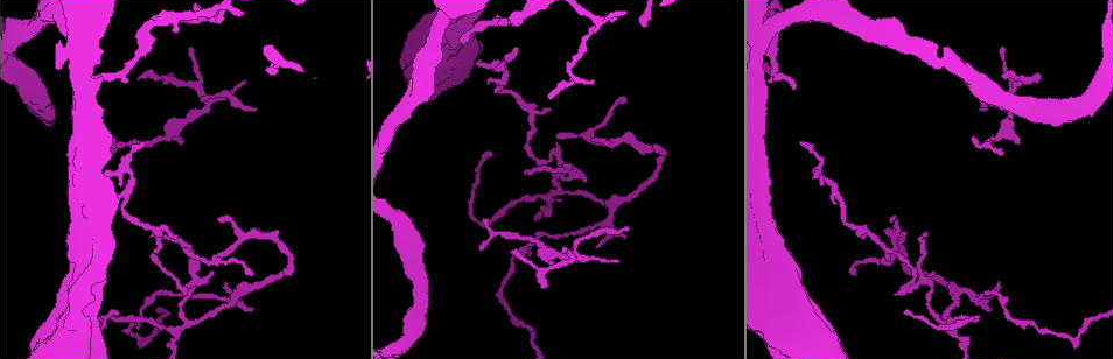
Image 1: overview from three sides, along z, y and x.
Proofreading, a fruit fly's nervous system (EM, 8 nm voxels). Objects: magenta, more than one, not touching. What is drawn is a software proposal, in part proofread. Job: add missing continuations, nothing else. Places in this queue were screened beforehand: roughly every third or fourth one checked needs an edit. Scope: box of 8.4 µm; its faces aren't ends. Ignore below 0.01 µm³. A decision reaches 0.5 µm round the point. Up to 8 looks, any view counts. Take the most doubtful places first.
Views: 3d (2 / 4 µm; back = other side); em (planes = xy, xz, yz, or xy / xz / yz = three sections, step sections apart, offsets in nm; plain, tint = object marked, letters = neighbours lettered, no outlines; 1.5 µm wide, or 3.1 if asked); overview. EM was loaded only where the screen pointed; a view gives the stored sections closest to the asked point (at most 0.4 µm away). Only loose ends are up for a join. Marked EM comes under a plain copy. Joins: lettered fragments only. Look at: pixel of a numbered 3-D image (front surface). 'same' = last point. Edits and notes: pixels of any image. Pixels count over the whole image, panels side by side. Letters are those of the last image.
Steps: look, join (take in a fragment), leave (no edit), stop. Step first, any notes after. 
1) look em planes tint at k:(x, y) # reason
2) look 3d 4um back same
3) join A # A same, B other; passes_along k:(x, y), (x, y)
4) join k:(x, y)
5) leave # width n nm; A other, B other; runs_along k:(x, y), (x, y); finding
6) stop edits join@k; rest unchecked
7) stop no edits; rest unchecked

look 3d 4um back at 1:(245, 80) # tapers out

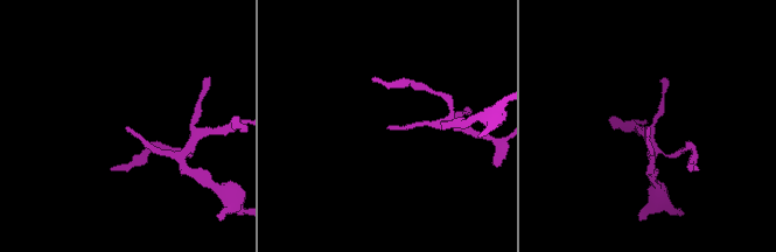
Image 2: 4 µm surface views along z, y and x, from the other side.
look em planes letters at 2:(390, 129) # need the tissue

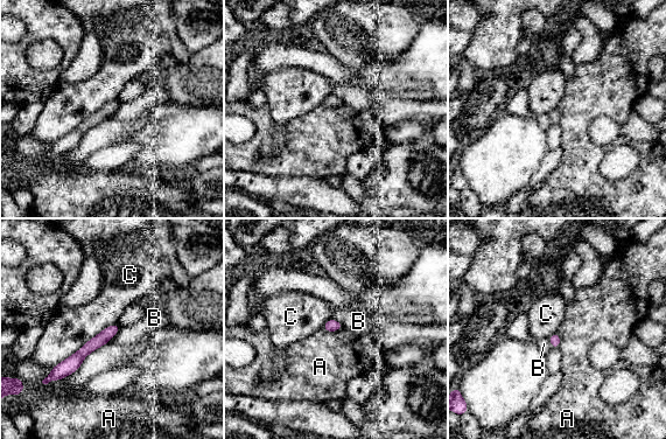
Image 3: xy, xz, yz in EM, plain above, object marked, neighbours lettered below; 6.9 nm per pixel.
leave # width 70 nm; A other, B other, C other; runs_along 3:(116, 327), (57, 373); no lettered fragment goes on from it

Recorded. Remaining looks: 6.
look 3d 4um at 1:(138, 77) # branch stops here

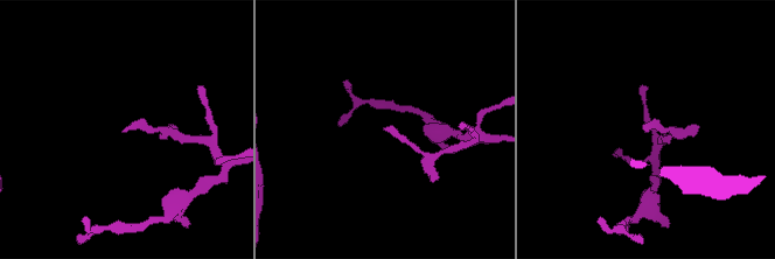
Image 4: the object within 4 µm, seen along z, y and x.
look em yz step 4 letters at 4:(647, 132) # now the EM

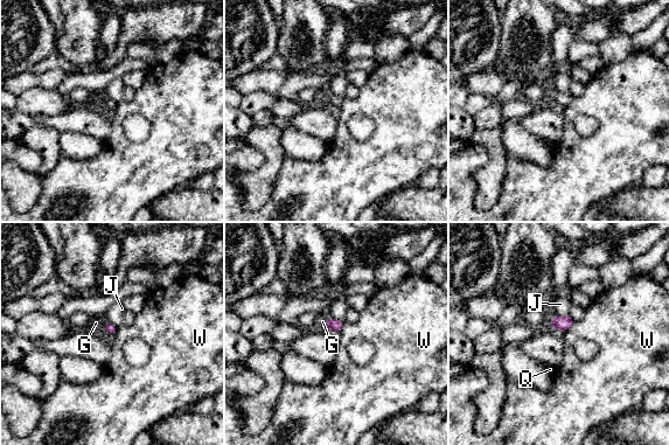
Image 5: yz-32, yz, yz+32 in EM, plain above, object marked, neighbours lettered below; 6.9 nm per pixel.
leave # width 70 nm; G other, J other, Q other, W other; none of them fits

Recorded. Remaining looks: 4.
look em planes letters at 1:(149, 236) # free end

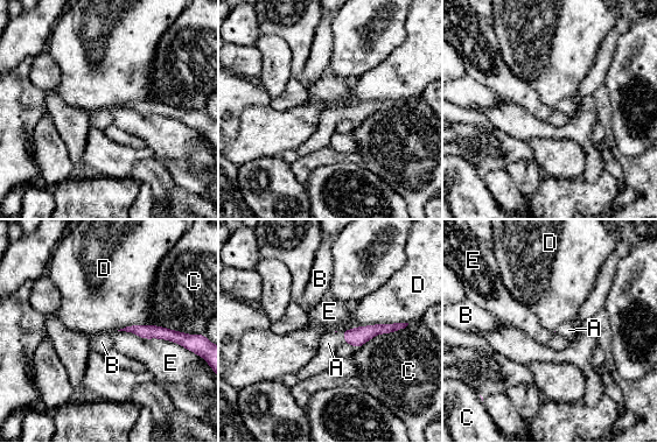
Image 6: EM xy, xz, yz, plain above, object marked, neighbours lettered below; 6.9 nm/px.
join A # A same, B other, C other, D other, E other; passes_along 6:(358, 336), (344, 336), (328, 343); the neuron continues

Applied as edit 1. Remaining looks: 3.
stop edits join@6; rest unchecked

